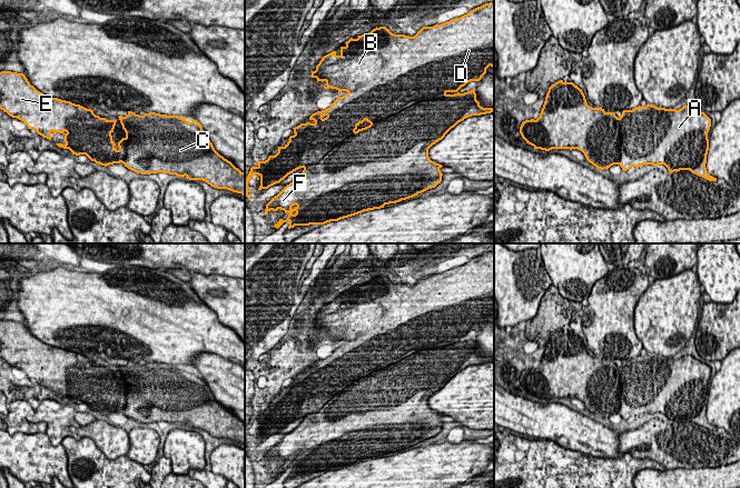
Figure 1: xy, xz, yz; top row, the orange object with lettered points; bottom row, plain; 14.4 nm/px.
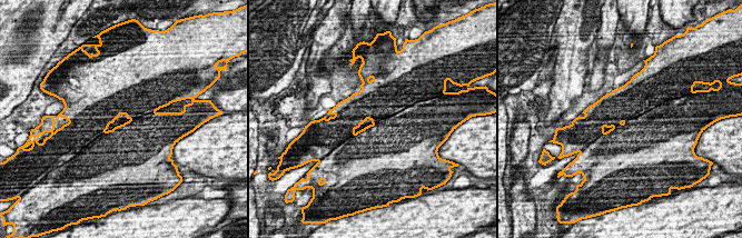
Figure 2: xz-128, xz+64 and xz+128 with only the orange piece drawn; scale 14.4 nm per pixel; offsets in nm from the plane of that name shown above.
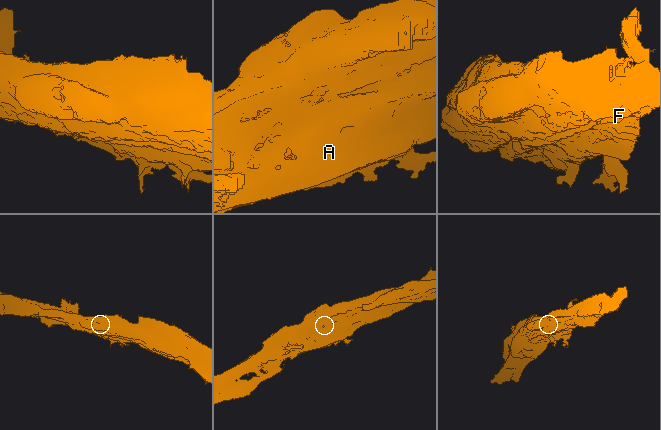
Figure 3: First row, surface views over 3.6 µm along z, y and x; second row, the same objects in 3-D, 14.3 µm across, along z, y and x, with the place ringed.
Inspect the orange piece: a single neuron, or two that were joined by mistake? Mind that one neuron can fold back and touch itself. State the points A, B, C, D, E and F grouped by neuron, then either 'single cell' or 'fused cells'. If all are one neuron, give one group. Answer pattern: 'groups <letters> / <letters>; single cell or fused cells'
groups A C F / B D E; fused cells

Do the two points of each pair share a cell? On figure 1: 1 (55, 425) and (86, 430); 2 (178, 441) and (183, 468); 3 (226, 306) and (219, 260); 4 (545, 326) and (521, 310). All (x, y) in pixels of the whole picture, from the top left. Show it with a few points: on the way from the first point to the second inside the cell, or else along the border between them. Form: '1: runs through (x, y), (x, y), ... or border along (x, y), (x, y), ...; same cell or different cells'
1: border along (80, 426), (78, 428); different cells
2: runs through (183, 448), (183, 461); same cell
3: border along (196, 271), (203, 275), (226, 275), (233, 278); different cells
4: border along (544, 294), (538, 312), (526, 321); different cells

